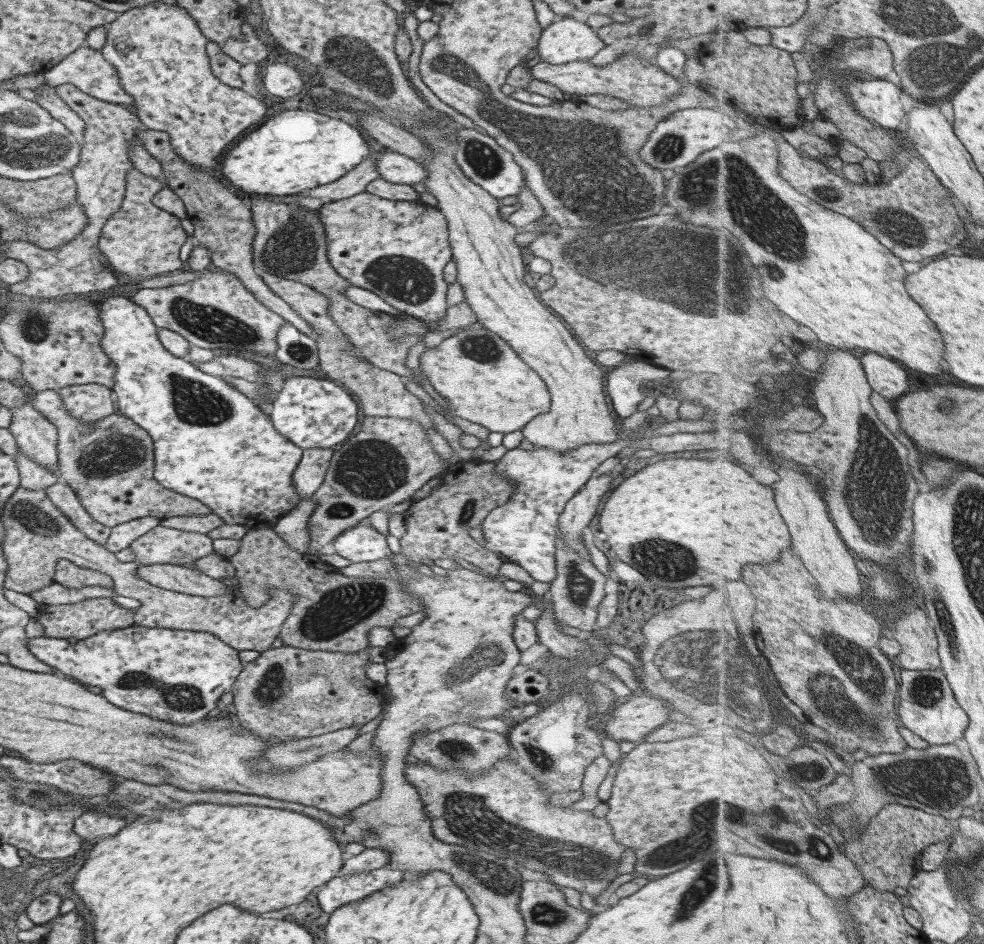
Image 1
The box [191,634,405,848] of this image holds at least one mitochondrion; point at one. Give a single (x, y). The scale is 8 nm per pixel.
(268, 694)

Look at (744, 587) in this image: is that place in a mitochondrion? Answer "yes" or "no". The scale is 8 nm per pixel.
no

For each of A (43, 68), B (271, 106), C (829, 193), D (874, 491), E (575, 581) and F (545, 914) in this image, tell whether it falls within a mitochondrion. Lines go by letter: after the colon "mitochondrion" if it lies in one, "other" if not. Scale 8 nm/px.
A: other
B: other
C: mitochondrion
D: mitochondrion
E: mitochondrion
F: mitochondrion

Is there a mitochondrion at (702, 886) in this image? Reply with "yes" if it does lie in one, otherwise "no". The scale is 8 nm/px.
yes

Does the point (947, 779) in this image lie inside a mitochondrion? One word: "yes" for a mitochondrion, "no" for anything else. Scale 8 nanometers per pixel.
yes

